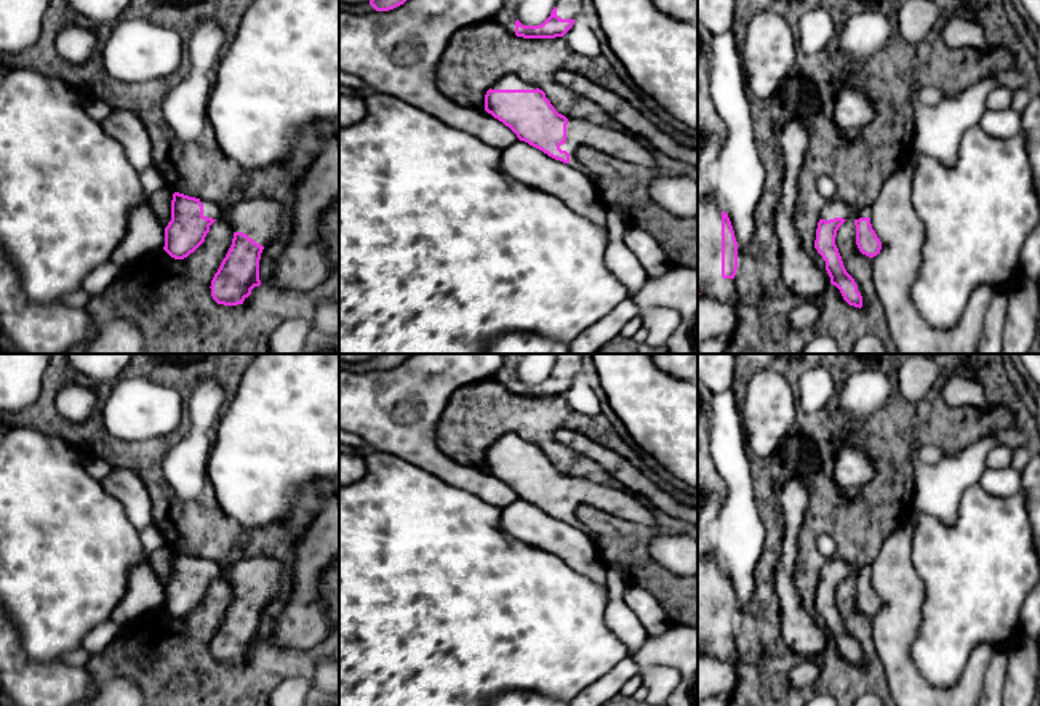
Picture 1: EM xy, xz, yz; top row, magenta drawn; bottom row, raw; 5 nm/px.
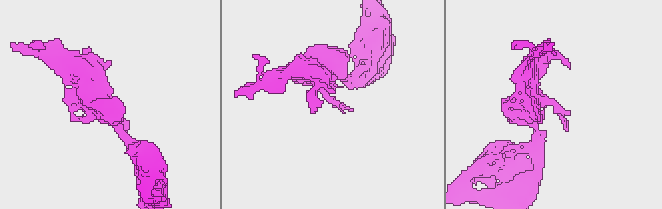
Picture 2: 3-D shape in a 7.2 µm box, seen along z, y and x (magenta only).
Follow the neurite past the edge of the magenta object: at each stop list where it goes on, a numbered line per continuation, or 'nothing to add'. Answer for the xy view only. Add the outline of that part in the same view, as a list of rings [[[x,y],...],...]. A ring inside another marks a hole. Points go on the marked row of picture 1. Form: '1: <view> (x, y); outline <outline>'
1: xy (261, 220); outline [[[200,199],[203,216],[227,218],[234,232],[243,232],[264,248],[285,227],[285,207],[272,199],[243,200],[227,210],[211,200]]]

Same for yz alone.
1: yz (832, 208); outline [[[835,197],[832,200],[826,200],[819,215],[819,219],[826,221],[834,218],[843,218],[843,219],[870,218],[870,208],[854,211],[848,203]]]
2: yz (711, 282); outline [[[717,195],[698,197],[698,293],[733,303],[734,279],[722,277],[722,208]]]

